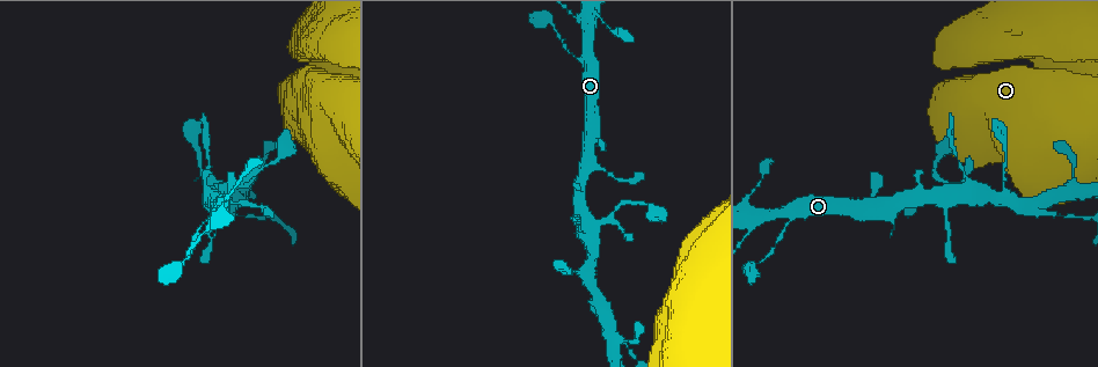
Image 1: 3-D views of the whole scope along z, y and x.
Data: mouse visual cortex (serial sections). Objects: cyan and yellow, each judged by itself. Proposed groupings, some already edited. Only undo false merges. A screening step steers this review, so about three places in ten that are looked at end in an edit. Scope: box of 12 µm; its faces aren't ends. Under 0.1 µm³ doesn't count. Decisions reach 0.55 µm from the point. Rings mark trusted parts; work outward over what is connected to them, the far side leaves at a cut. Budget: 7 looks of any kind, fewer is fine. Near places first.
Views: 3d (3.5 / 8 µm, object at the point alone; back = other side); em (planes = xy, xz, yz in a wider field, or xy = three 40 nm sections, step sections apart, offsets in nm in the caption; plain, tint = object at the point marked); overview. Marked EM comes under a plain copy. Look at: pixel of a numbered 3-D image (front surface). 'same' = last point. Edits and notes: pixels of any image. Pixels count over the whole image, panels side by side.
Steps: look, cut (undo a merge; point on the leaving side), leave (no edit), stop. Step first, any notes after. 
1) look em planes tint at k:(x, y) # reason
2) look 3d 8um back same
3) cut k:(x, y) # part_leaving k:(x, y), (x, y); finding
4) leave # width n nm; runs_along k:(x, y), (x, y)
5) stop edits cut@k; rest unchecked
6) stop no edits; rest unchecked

look 3d 3.5um at 1:(957, 187) # two arms in line, one across

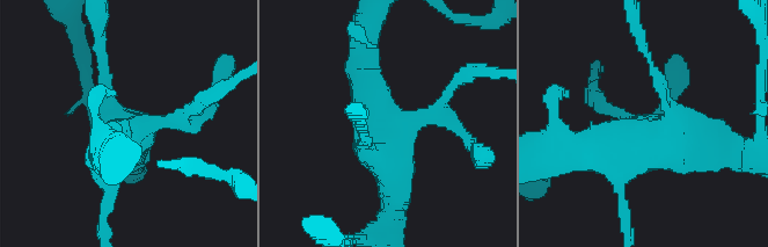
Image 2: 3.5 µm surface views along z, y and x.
look em xy step 5 tint at 2:(143, 128)

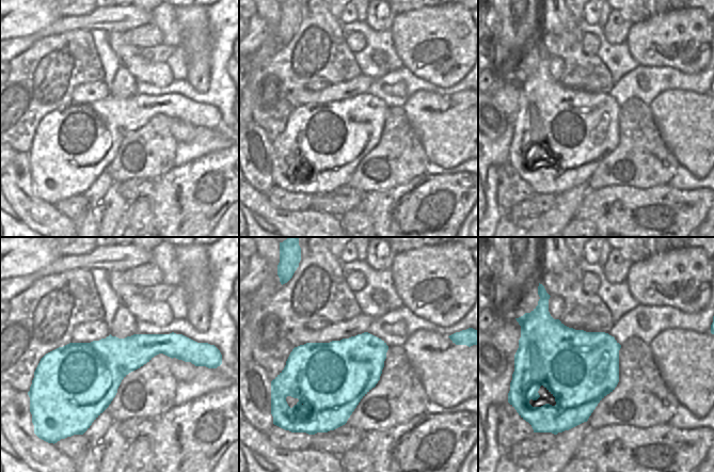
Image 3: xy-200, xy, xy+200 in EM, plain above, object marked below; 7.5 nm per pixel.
leave # runs_along 2:(364, 70), (393, 142), (393, 206); continuous, no second cell

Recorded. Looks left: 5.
look em planes tint at 1:(202, 165)

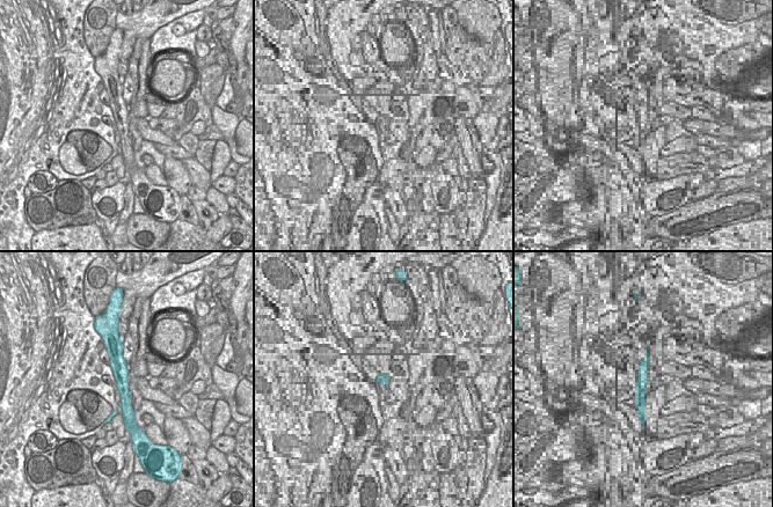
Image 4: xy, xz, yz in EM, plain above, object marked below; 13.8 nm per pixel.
look 3d 3.5um same # wider look

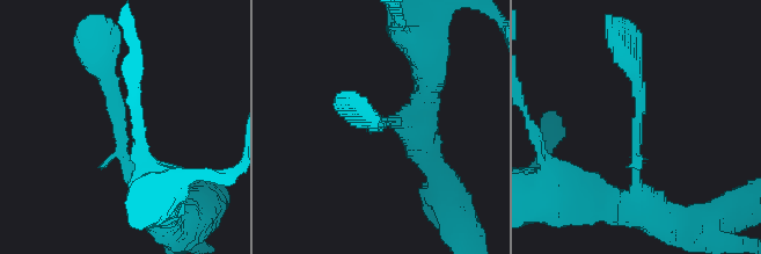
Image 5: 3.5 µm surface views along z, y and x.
leave # continuous, no second cell

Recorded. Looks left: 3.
look em xy step 3 tint at 1:(1053, 215) # thick turns thin

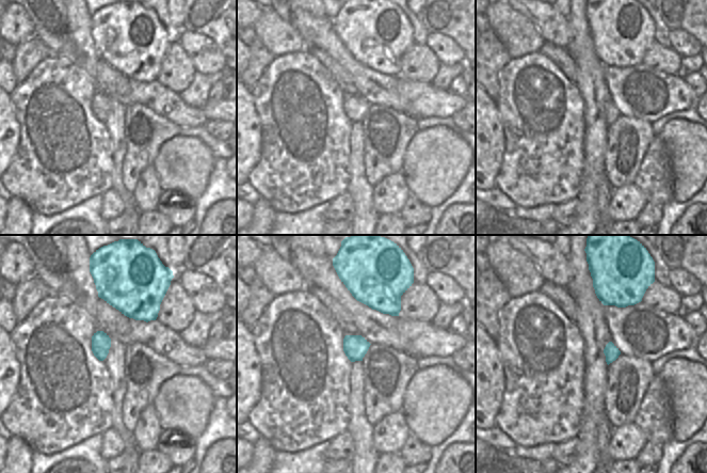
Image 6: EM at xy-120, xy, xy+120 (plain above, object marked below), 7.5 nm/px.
look 3d 3.5um same

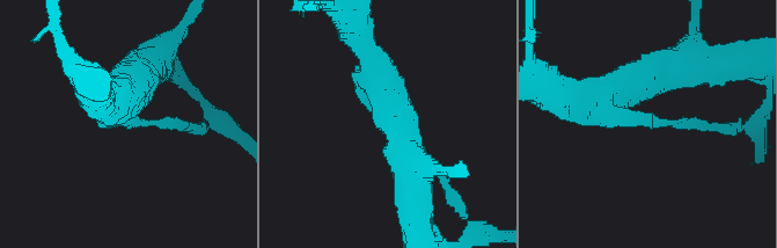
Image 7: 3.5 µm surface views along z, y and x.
leave # width 180 nm; runs_along 7:(373, 64), (366, 100), (441, 180); one cell here

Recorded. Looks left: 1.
stop no edits; rest unchecked

